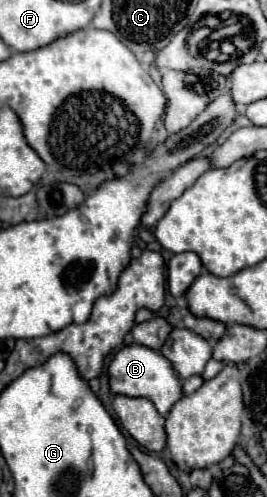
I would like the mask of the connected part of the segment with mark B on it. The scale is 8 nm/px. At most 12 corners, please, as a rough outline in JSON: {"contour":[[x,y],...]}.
{"contour":[[122,347],[108,367],[112,393],[146,397],[160,415],[184,395],[162,353]]}

